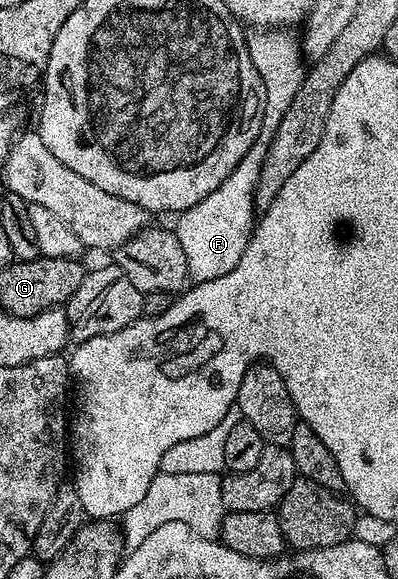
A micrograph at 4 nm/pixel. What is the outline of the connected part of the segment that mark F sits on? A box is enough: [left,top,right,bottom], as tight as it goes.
[173,30,305,283]

